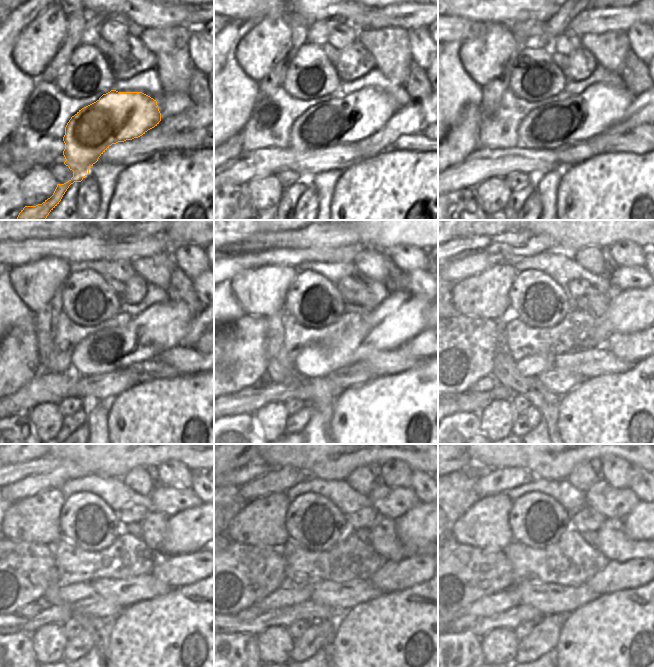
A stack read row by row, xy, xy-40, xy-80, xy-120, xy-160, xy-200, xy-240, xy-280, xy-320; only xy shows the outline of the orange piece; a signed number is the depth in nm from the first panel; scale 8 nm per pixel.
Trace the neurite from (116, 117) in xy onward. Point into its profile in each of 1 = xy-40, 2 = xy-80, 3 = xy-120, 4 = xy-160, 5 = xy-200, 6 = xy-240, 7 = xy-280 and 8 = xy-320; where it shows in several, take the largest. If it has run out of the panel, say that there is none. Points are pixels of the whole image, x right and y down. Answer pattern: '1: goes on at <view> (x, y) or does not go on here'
1: goes on at xy-40 (352, 117)
2: goes on at xy-80 (579, 117)
3: goes on at xy-120 (160, 327)
4: goes on at xy-160 (402, 315)
5: goes on at xy-200 (633, 310)
6: goes on at xy-240 (193, 529)
7: goes on at xy-280 (417, 528)
8: goes on at xy-320 (641, 523)

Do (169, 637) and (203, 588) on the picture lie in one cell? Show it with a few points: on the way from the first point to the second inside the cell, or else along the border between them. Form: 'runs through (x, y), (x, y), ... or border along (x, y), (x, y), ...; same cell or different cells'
runs through (183, 622), (183, 595), (188, 593); same cell

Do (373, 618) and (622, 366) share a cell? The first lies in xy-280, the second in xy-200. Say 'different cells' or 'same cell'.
different cells

